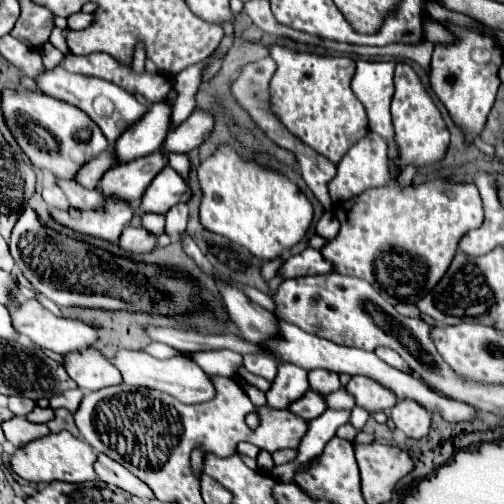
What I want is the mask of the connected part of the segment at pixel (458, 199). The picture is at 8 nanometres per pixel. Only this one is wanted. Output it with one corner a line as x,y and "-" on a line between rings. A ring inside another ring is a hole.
430,181
416,189
398,189
398,183
390,187
380,187
374,191
364,191
350,201
342,201
334,209
340,219
340,233
328,241
320,253
336,265
336,271
342,275
352,275
364,279
380,291
380,295
392,303
418,303
444,275
450,267
454,253
458,249
458,241
470,231
480,227
484,219
484,207
480,201
480,193
476,185
458,185
446,181

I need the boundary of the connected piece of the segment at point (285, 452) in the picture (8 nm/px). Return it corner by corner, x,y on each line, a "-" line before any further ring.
280,449
280,451
276,451
276,455
272,455
272,457
274,457
274,463
276,463
276,465
284,465
284,463
294,461
296,455
298,455
296,449

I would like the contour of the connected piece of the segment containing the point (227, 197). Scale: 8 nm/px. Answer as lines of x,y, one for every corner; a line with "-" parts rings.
220,147
210,159
200,163
196,175
198,175
200,189
202,189
200,223
206,231
212,231
216,235
224,235
226,239
234,241
236,245
248,249
260,261
284,259
290,253
290,249
306,237
306,231
308,231
312,217
314,217
312,203
284,175
262,169
254,161
244,161
232,147

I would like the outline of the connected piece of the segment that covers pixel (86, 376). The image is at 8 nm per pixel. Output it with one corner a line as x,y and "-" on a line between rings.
94,347
64,355
64,369
78,383
78,387
90,391
122,383
120,371
116,371
108,357
104,357

